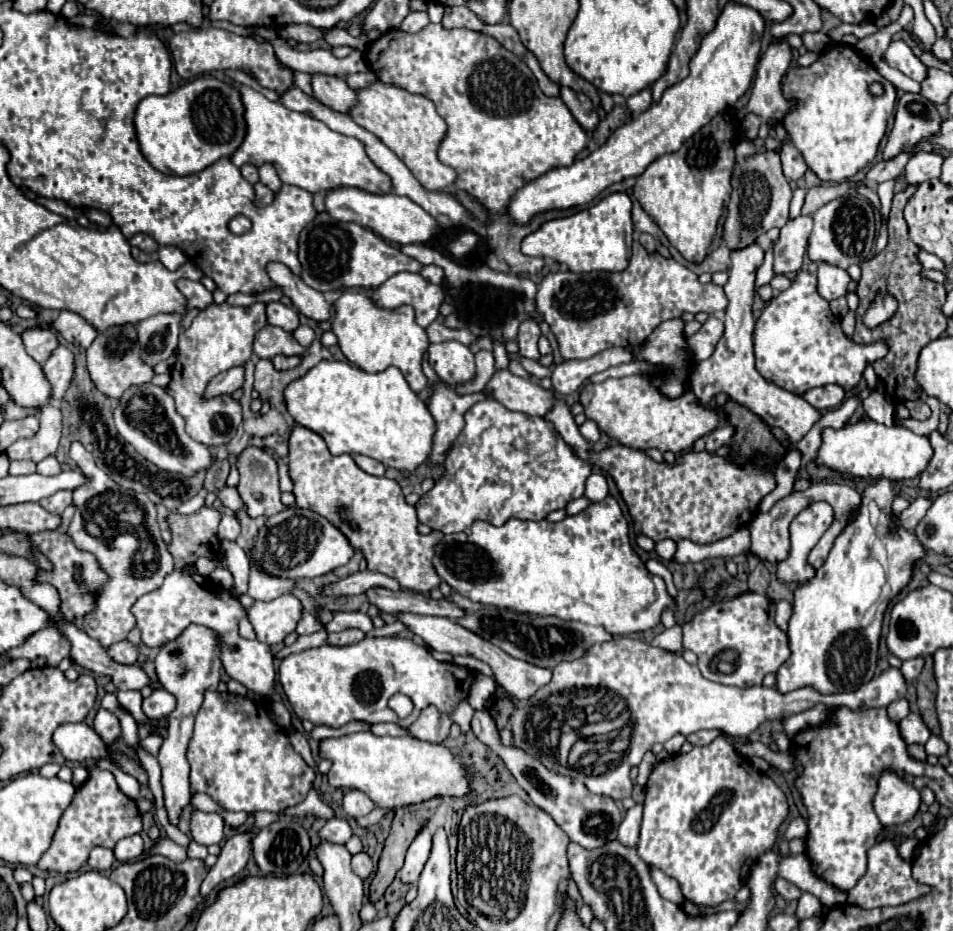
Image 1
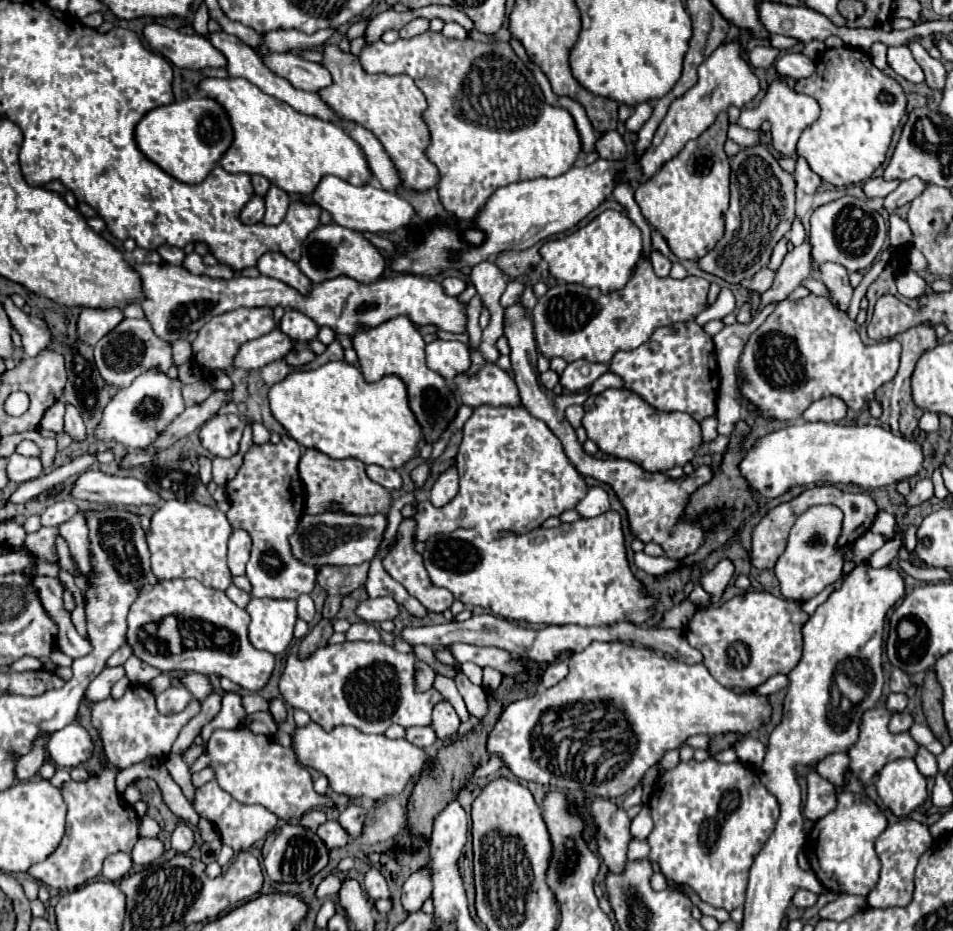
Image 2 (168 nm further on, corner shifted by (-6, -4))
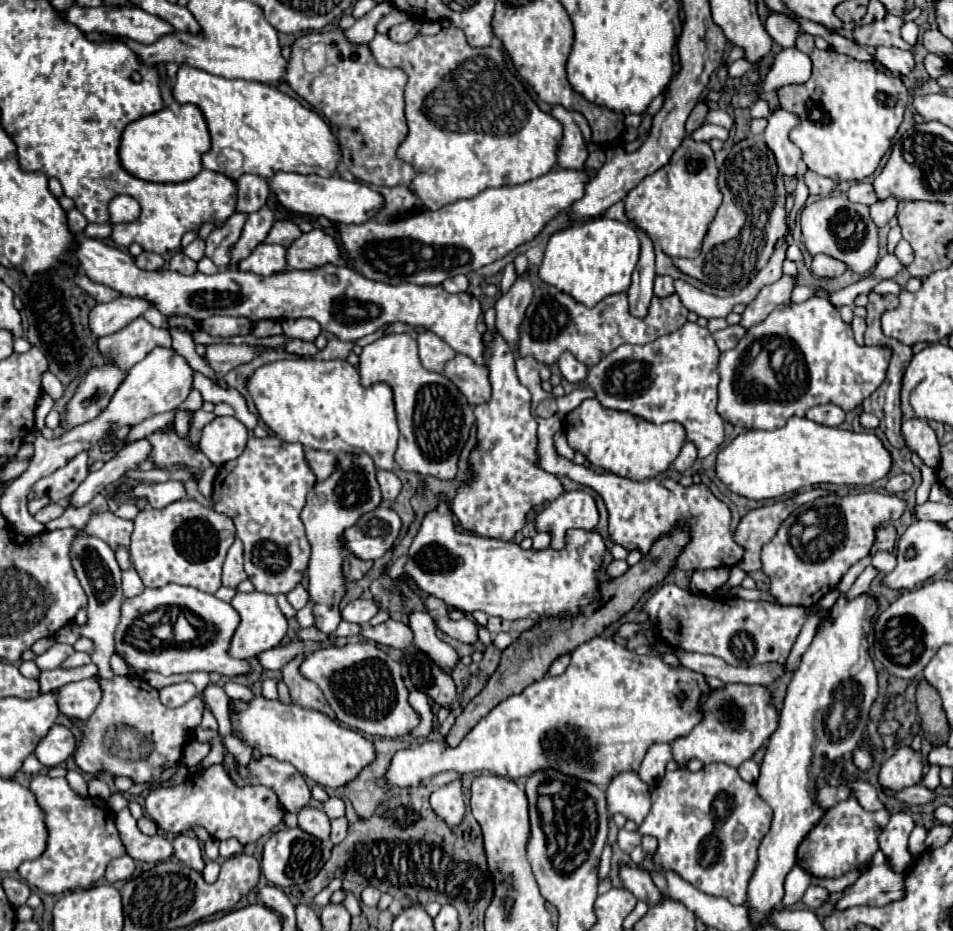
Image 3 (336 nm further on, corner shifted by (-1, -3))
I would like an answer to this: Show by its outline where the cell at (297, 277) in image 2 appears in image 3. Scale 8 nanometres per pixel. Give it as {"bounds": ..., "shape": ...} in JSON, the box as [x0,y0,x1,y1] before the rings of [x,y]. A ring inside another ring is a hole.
{"bounds":[237,244,287,276],"shape":[[[259,244],[247,258],[237,262],[237,268],[243,272],[253,272],[259,276],[273,276],[287,270],[287,250],[277,244]]]}

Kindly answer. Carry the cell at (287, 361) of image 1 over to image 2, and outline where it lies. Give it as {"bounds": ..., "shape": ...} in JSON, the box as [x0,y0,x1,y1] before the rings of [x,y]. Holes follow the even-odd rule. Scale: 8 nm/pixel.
{"bounds":[284,349,316,367],"shape":[[[302,349],[302,351],[290,351],[286,357],[284,357],[284,361],[288,363],[288,365],[294,365],[294,367],[302,367],[302,365],[306,365],[306,363],[310,363],[312,359],[314,359],[316,355],[310,351],[310,349]]]}

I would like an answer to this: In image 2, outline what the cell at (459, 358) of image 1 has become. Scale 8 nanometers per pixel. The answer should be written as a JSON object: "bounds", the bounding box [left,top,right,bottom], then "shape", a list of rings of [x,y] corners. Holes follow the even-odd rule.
{"bounds":[426,341,470,381],"shape":[[[432,341],[426,345],[428,367],[452,381],[458,373],[470,369],[470,351],[460,341]]]}

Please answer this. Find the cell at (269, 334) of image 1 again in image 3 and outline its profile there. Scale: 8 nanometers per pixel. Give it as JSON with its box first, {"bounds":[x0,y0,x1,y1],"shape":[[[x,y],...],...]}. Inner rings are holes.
{"bounds":[207,344,261,376],"shape":[[[211,344],[207,346],[207,362],[219,374],[225,376],[229,370],[247,364],[249,360],[257,358],[261,352],[251,344]]]}

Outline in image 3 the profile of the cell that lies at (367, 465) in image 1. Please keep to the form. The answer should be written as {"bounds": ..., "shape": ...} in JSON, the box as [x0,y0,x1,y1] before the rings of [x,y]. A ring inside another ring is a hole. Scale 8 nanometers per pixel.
{"bounds":[377,470,401,500],"shape":[[[377,470],[377,482],[381,486],[385,500],[395,500],[397,494],[401,492],[401,480],[389,470]]]}

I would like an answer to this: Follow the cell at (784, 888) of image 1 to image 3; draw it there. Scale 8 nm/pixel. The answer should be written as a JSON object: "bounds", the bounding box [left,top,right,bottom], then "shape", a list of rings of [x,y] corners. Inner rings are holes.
{"bounds":[801,886,829,908],"shape":[[[809,886],[809,888],[805,890],[801,902],[803,902],[805,906],[809,906],[809,908],[819,908],[819,906],[827,900],[827,896],[829,896],[829,892],[827,892],[825,888],[821,888],[821,886]]]}

